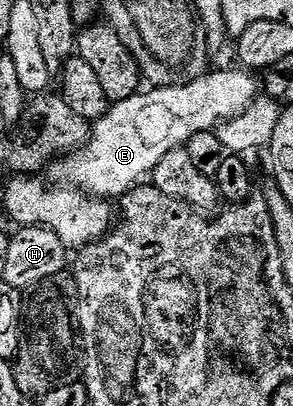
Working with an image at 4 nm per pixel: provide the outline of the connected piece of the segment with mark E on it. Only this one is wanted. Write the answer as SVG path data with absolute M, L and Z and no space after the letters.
M244 68L206 72L194 82L182 82L179 86L159 86L146 89L122 102L110 105L109 111L97 122L92 123L88 142L72 156L62 156L52 163L54 183L85 191L90 196L117 200L129 193L144 176L152 175L155 164L167 156L167 152L184 147L195 132L211 130L221 123L239 116L259 96L259 82Z

